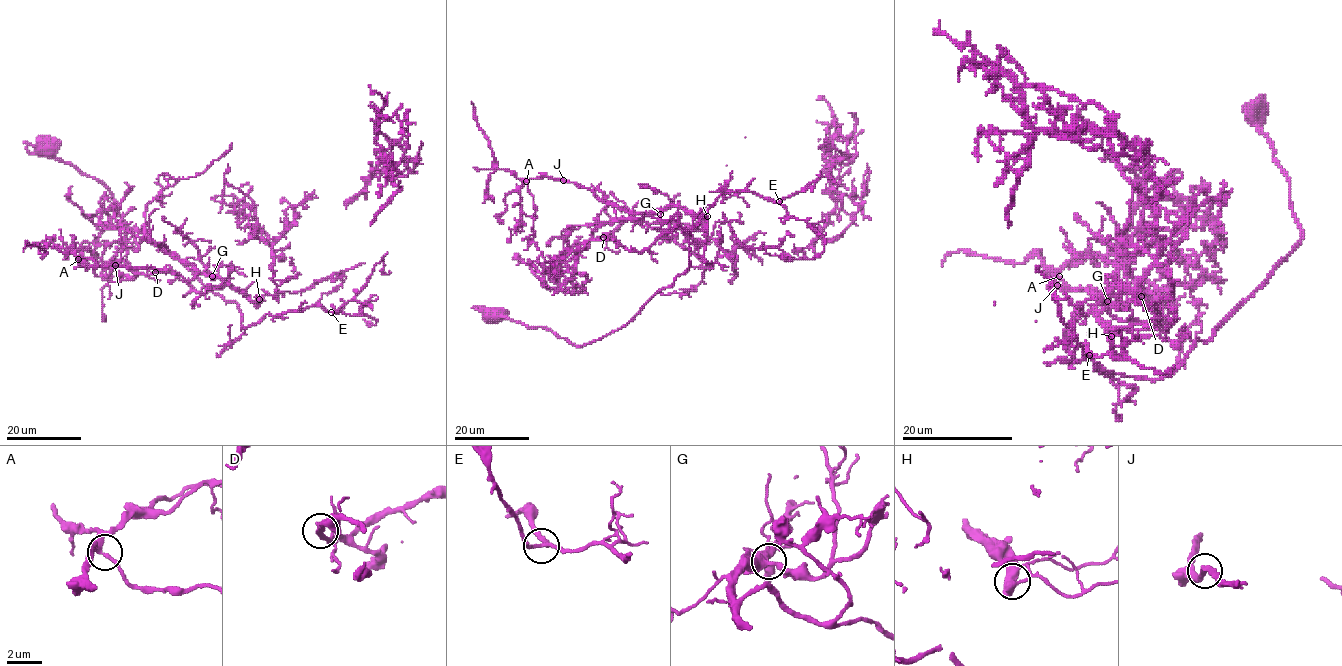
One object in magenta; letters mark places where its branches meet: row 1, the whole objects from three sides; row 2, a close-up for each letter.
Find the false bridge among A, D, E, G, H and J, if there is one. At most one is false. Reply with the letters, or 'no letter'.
no letter

